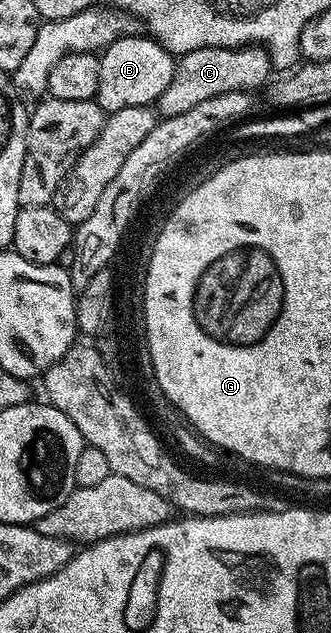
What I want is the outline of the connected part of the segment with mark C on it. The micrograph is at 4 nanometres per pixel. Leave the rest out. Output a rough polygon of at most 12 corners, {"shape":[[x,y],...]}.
{"shape":[[258,44],[197,48],[176,61],[157,110],[165,118],[268,85]]}

